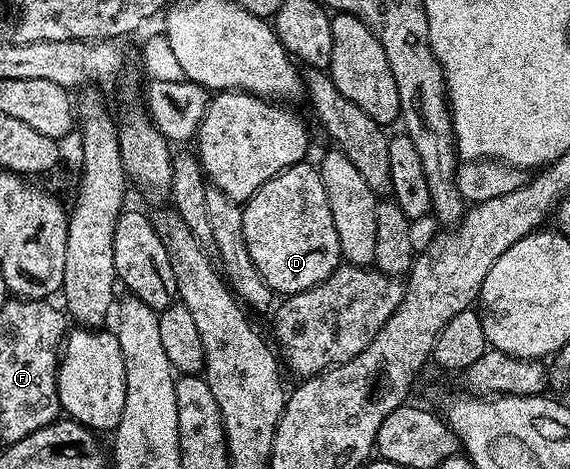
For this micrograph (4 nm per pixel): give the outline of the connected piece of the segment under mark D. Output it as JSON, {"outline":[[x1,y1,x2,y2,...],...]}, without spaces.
{"outline":[[304,162,289,166,281,174,269,178,253,198,242,205,245,226,245,246,249,246,249,258,257,266,257,274,277,294,284,297,309,290,315,284,325,282,341,264,341,246,337,242,337,226,333,226,333,210,329,210,329,198,325,198,325,186,314,163]]}

